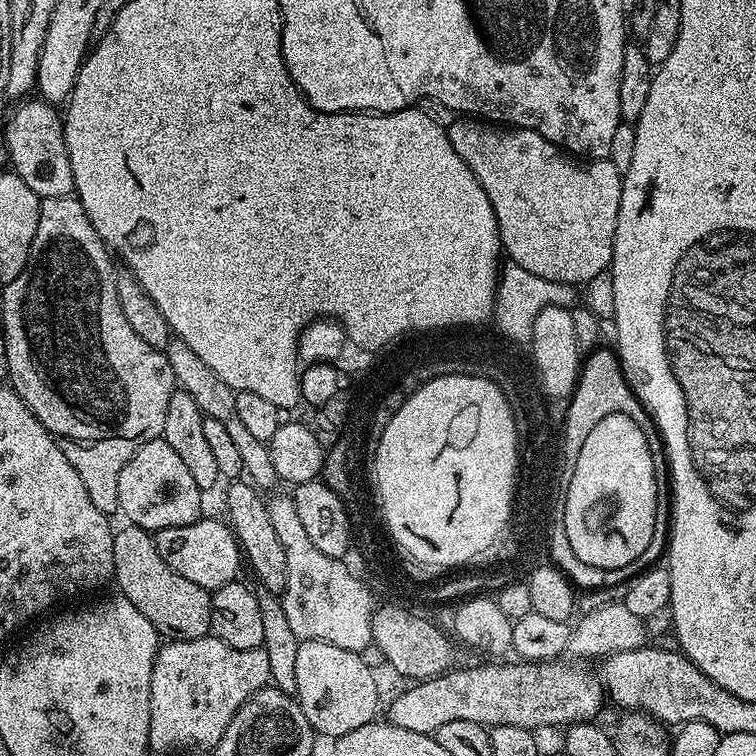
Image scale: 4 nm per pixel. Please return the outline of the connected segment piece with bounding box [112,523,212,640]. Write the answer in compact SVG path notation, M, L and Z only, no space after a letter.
M125 523L124 528L115 529L112 541L114 542L114 584L117 584L119 595L124 599L134 602L139 612L155 626L161 637L174 640L193 640L209 635L212 631L210 622L210 610L212 609L212 592L202 586L194 586L182 578L166 562L162 562L162 554L158 554L158 548L153 533L146 528L140 528L136 524Z

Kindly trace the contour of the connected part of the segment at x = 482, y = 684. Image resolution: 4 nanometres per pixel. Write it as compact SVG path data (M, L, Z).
M562 658L514 660L512 664L484 662L488 664L462 670L452 668L441 676L408 687L410 689L391 702L387 719L403 729L428 735L454 721L478 722L487 728L522 726L532 731L548 726L566 728L569 724L589 723L606 702L603 683L594 670L584 667L587 665L566 661Z

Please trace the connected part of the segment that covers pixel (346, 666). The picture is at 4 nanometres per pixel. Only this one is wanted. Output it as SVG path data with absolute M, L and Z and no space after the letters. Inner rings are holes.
M301 640L294 661L294 679L298 681L295 699L299 700L302 714L306 714L306 722L310 722L313 733L337 737L373 723L377 719L376 707L380 704L376 676L377 673L363 661L361 653L330 646L330 642Z

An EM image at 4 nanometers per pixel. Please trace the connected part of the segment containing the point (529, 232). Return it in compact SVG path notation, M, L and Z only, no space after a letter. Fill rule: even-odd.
M456 118L453 124L447 125L447 130L450 146L454 146L454 150L458 150L458 154L464 159L466 166L470 166L474 178L478 178L482 190L486 190L486 198L490 198L490 206L494 210L494 218L498 222L498 230L500 231L500 247L503 255L511 263L530 270L530 274L538 274L542 278L550 278L554 282L566 282L577 286L583 286L588 283L590 278L609 271L612 263L612 251L614 250L614 230L618 226L618 202L622 198L622 174L614 166L612 160L581 162L579 159L565 154L549 140L542 138L542 134L538 134L534 130L511 126L500 127L480 118Z

